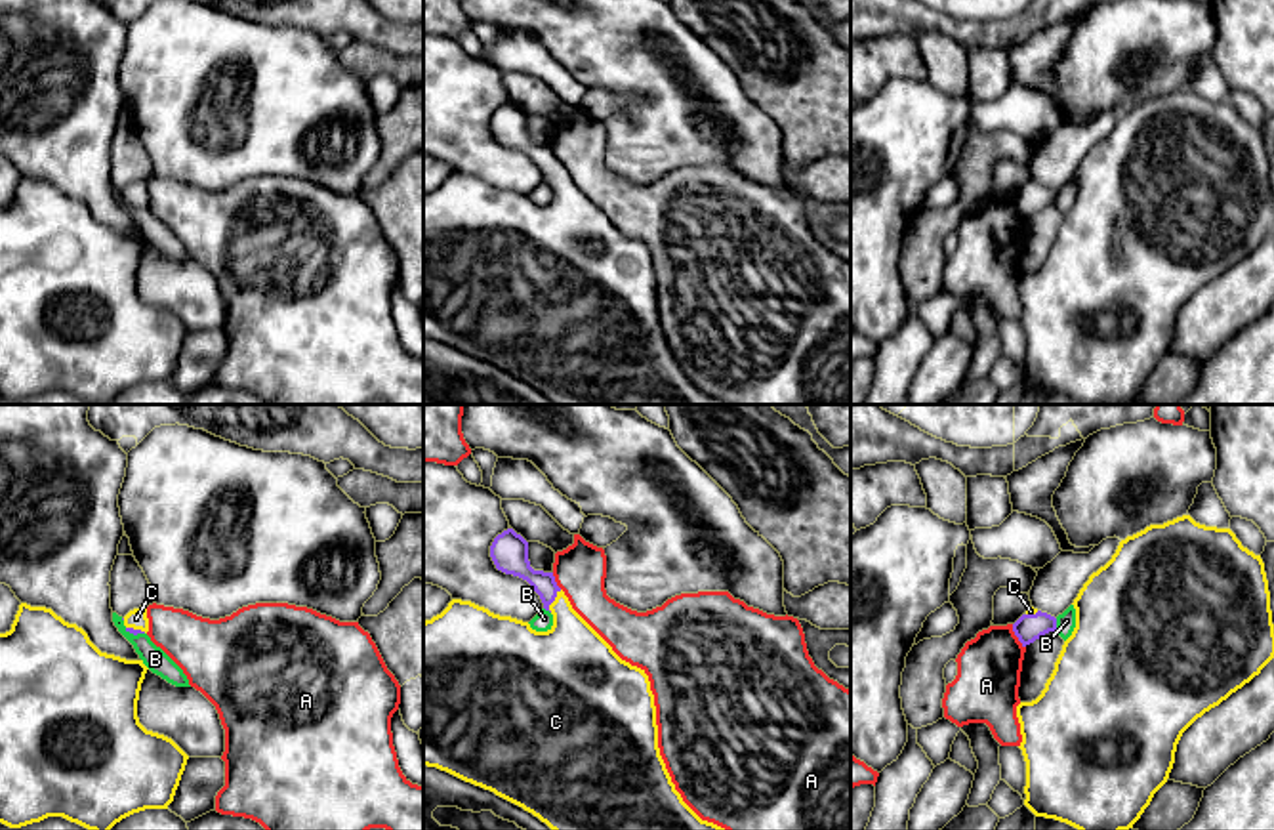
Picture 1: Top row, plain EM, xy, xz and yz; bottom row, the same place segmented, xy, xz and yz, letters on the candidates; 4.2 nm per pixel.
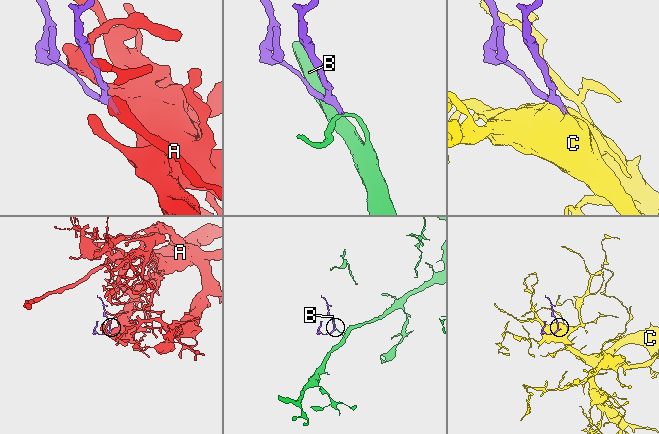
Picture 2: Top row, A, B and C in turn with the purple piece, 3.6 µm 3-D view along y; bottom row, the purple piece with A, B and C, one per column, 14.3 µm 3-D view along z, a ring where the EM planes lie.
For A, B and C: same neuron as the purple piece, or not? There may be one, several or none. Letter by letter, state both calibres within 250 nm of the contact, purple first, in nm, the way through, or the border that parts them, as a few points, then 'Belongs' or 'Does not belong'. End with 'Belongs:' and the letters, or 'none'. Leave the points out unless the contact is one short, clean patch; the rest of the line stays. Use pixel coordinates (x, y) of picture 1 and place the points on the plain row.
A: Thickness 120 nm (purple) against 280 nm. Boundary: yz (1011, 197), (1011, 203), (1025, 220). Does not belong
B: Thickness 120 nm (purple) against 80 nm. Boundary: yz (1057, 191), (1053, 203). Does not belong
C: Thickness 140 nm (purple) against 280 nm. Path across: xz (512, 130), (554, 172), (569, 199), (569, 229). Belongs
Belongs: C

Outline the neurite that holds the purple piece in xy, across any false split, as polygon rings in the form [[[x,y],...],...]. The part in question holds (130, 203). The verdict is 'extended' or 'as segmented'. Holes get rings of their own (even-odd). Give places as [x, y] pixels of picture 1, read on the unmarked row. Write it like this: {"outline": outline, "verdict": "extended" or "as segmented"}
{"outline": [[[139,179],[130,183],[124,189],[124,198],[126,204],[137,208],[137,206],[147,206],[149,204],[149,191],[147,191],[147,179]]], "verdict": "extended"}

